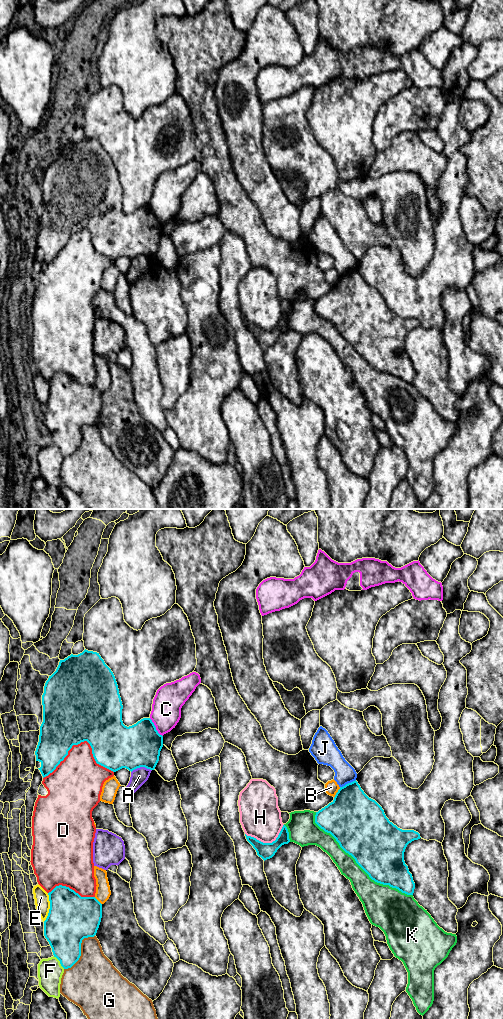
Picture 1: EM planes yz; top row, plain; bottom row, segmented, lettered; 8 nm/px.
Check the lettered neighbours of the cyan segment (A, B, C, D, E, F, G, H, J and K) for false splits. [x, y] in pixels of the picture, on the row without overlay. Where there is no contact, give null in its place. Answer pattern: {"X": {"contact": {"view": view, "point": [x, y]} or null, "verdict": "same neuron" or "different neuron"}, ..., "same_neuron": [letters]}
{"A": {"contact": {"view": "yz", "point": [141, 254]}, "verdict": "different neuron"}, "B": {"contact": {"view": "yz", "point": [337, 280]}, "verdict": "different neuron"}, "C": {"contact": {"view": "yz", "point": [155, 215]}, "verdict": "different neuron"}, "D": {"contact": {"view": "yz", "point": [81, 229]}, "verdict": "different neuron"}, "E": {"contact": {"view": "yz", "point": [50, 395]}, "verdict": "different neuron"}, "F": {"contact": {"view": "yz", "point": [60, 450]}, "verdict": "different neuron"}, "G": {"contact": {"view": "yz", "point": [80, 439]}, "verdict": "different neuron"}, "H": {"contact": {"view": "yz", "point": [267, 331]}, "verdict": "different neuron"}, "J": {"contact": {"view": "yz", "point": [348, 271]}, "verdict": "different neuron"}, "K": {"contact": {"view": "yz", "point": [357, 351]}, "verdict": "different neuron"}, "same_neuron": []}

